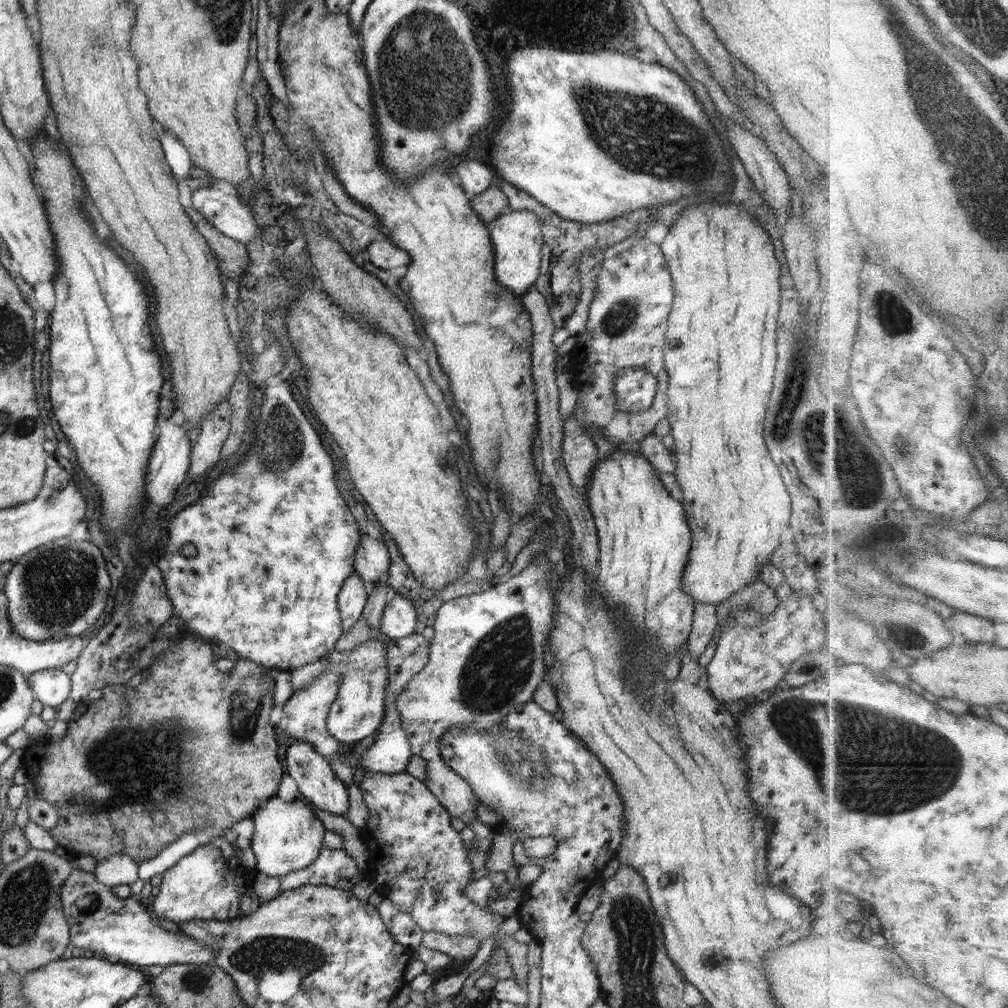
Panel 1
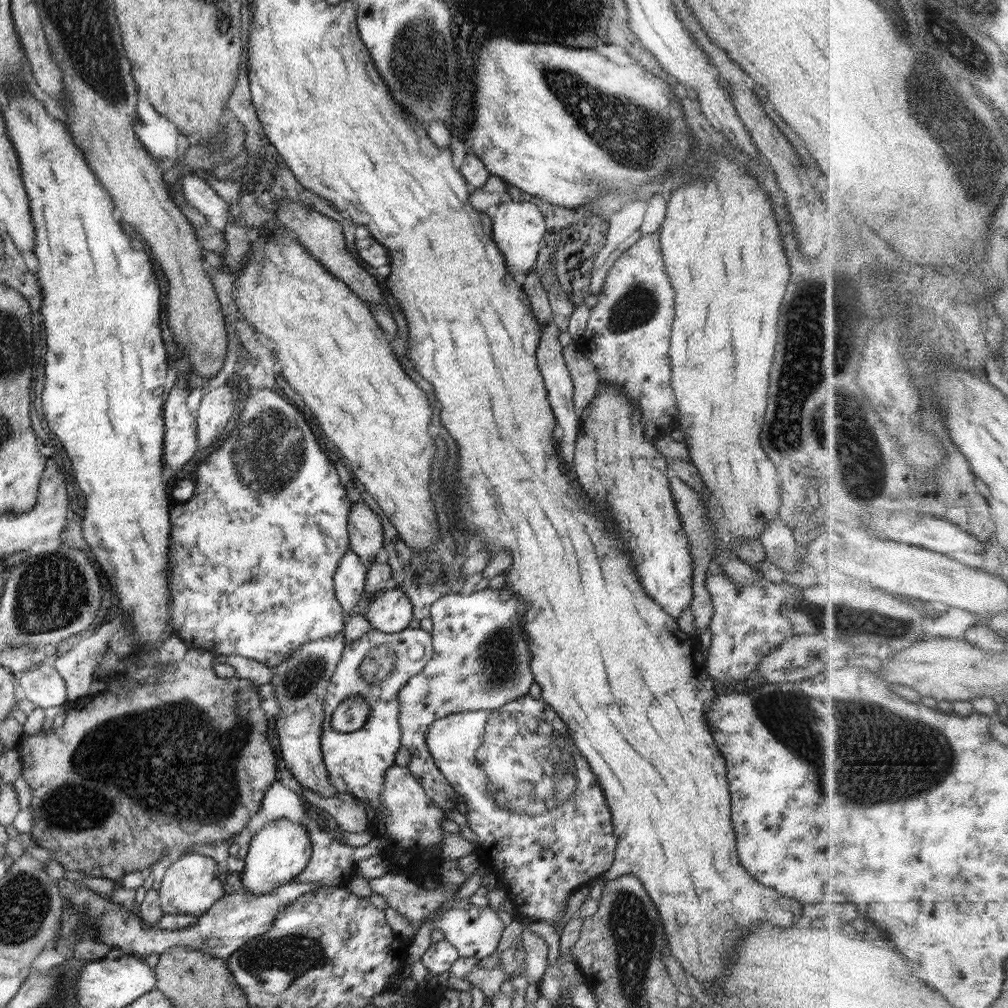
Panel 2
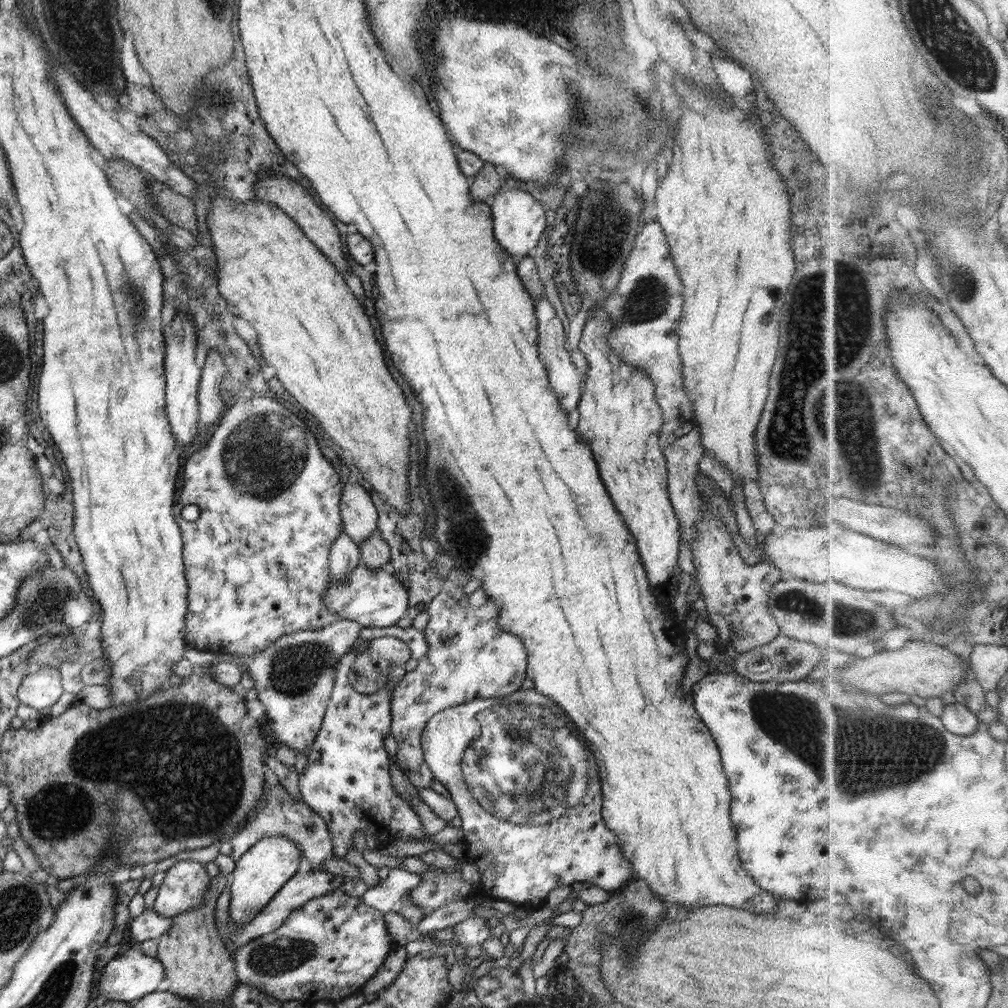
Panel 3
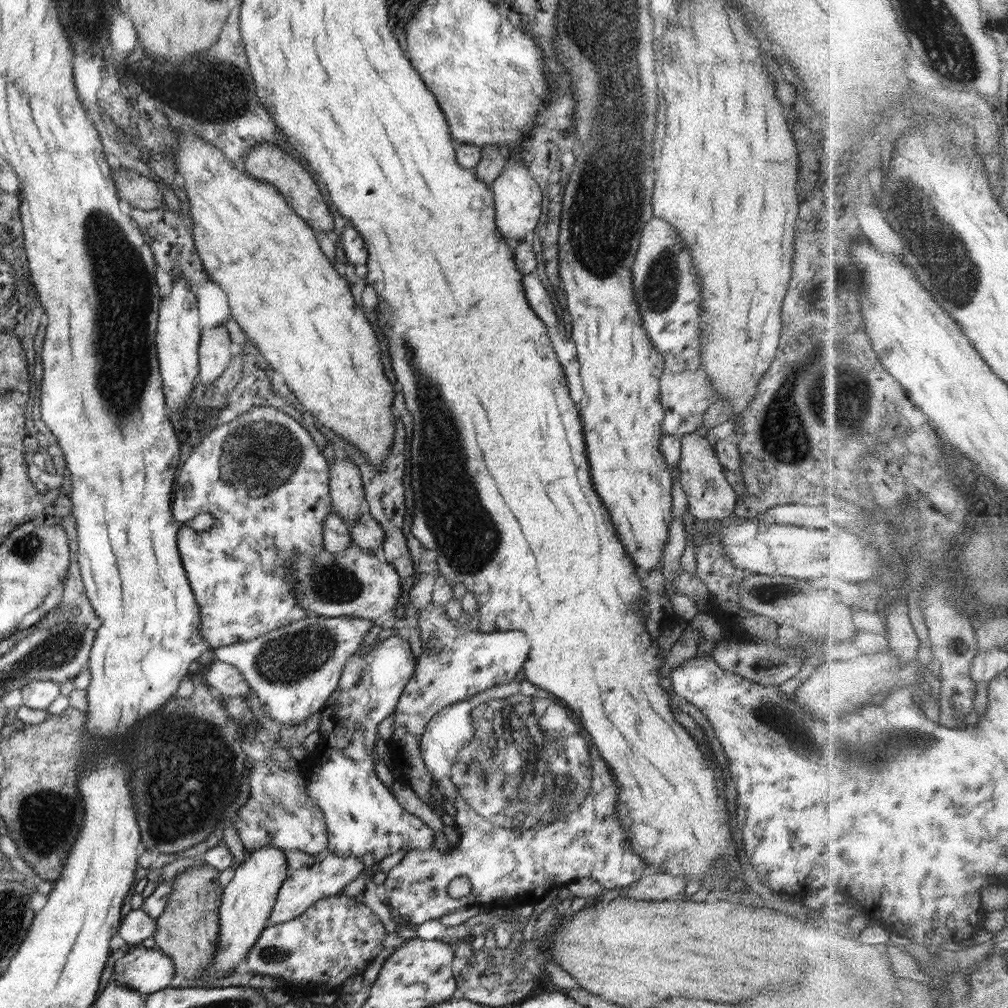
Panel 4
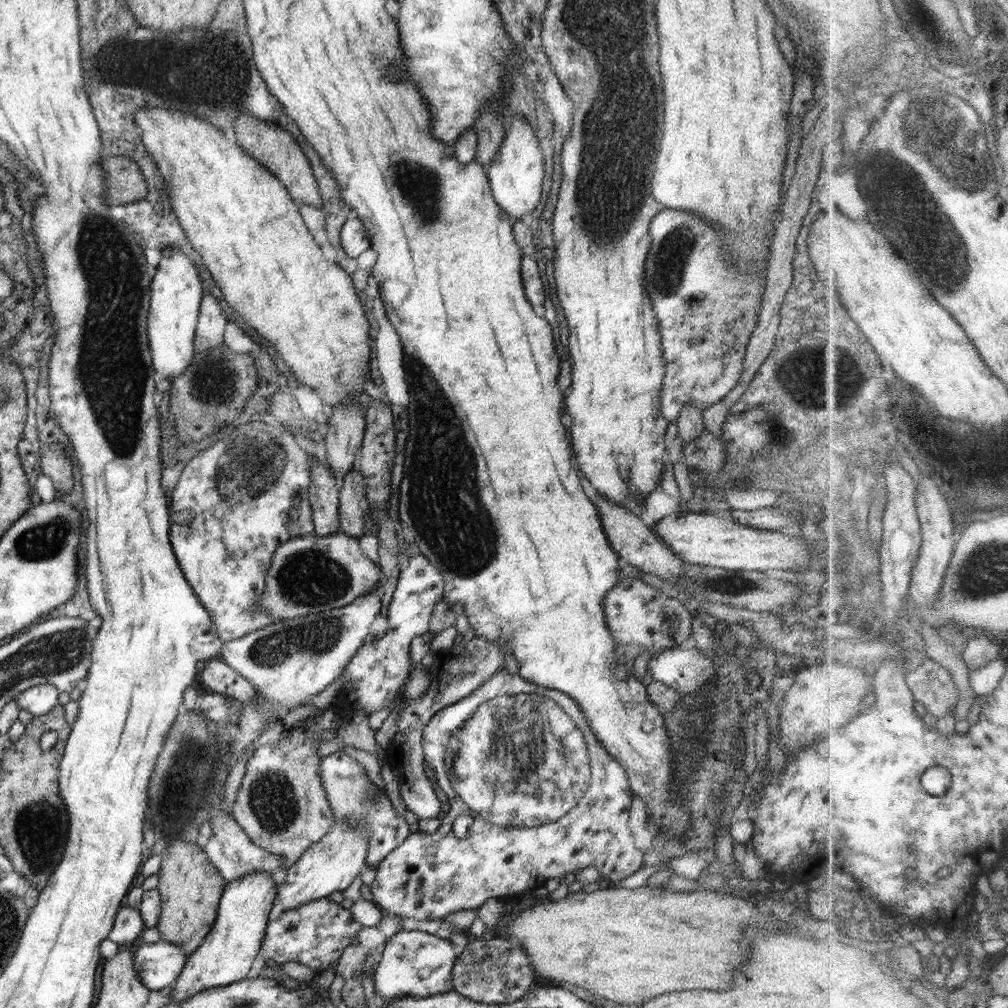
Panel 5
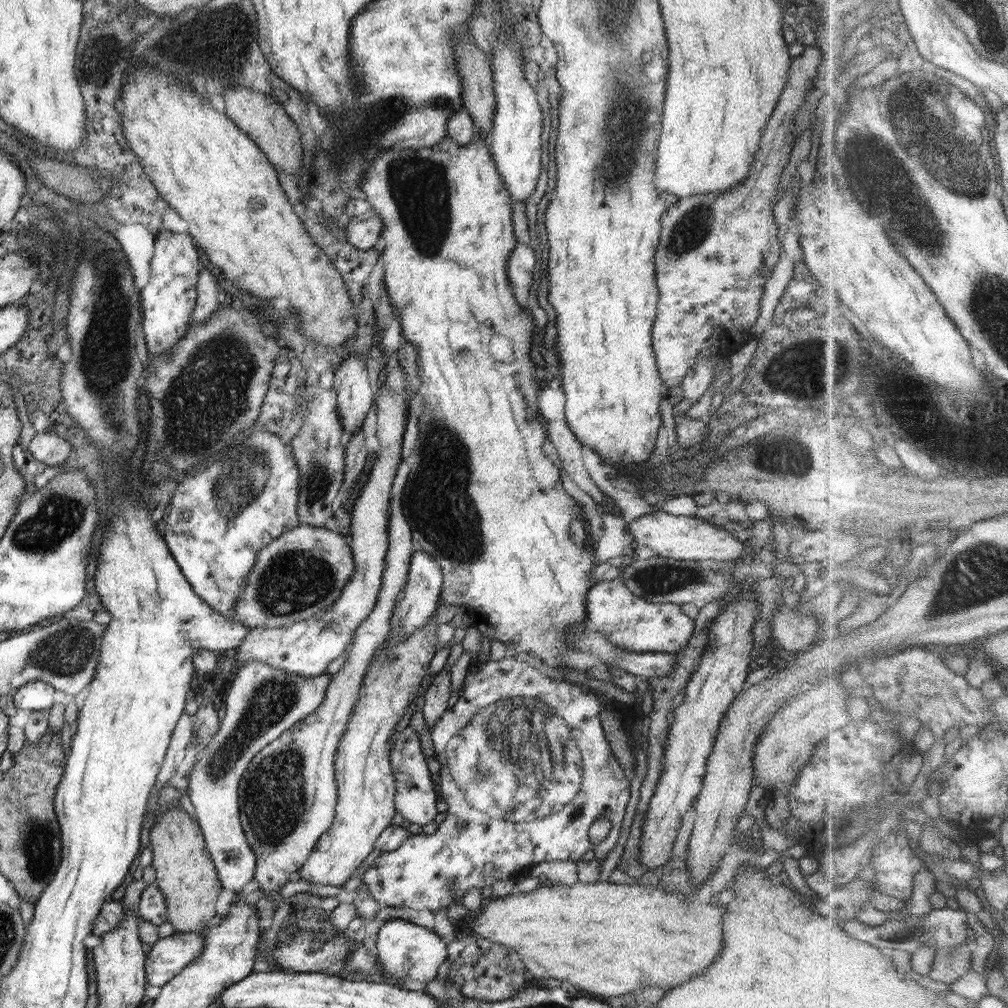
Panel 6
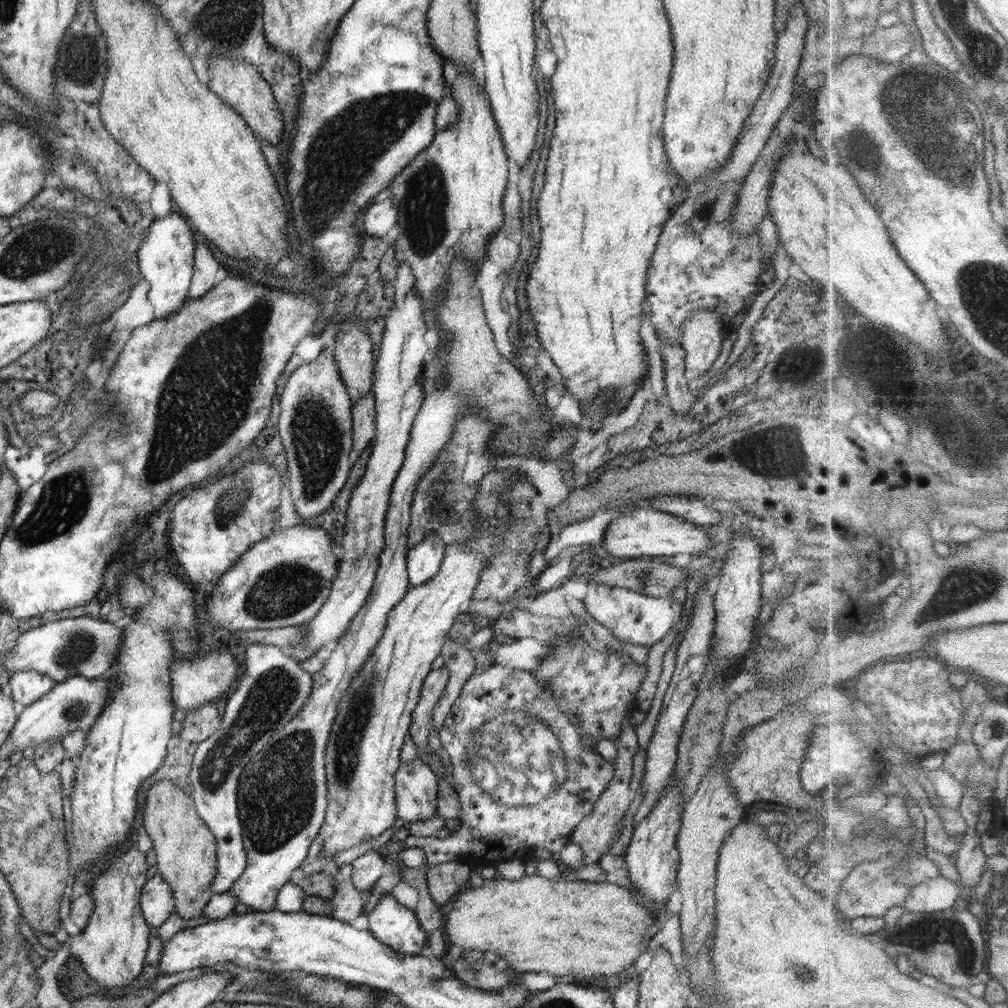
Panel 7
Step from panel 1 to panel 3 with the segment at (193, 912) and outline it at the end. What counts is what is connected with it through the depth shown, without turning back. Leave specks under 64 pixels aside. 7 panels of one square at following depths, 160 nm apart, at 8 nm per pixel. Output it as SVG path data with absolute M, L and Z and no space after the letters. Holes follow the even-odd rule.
M192 859L176 861L165 872L151 909L160 916L173 917L197 907L204 902L210 879L204 864Z

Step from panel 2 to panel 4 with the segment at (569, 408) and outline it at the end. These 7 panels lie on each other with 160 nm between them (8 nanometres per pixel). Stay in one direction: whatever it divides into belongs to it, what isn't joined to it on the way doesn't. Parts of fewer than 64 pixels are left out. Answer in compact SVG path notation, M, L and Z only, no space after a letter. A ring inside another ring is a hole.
M534 273L523 276L523 287L525 297L532 310L544 321L548 330L558 334L556 329L558 313L554 310L554 304L548 295L548 290L542 286L542 282L537 276L534 276Z

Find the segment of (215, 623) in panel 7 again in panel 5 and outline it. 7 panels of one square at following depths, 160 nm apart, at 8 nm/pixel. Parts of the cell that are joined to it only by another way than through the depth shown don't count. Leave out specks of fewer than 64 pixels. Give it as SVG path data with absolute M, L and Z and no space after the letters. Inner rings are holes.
M341 530L325 537L318 536L316 533L302 535L300 538L283 542L274 551L257 608L265 610L275 623L276 619L284 621L308 614L326 614L327 610L346 606L360 595L377 589L380 571L381 568L360 549L358 539Z

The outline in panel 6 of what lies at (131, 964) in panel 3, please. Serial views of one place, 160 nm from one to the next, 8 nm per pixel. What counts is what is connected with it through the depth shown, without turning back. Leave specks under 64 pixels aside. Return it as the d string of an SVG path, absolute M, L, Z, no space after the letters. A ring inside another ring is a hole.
M176 933L159 938L146 954L145 974L150 986L164 987L203 951L203 933Z

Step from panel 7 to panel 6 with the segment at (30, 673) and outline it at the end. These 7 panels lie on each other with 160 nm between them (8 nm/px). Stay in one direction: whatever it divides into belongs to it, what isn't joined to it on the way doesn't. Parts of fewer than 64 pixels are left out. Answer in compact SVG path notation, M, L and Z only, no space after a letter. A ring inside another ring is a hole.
M28 682L26 686L20 686L12 696L17 708L42 710L47 713L54 704L56 690L46 682Z

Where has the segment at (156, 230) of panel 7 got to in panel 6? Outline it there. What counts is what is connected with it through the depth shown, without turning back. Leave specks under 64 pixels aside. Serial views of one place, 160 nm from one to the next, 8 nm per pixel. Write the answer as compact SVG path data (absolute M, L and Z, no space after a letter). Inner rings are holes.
M160 229L155 236L154 252L150 259L150 279L140 292L144 310L142 332L150 357L169 349L186 334L192 323L192 311L196 304L196 284L202 264L191 234Z

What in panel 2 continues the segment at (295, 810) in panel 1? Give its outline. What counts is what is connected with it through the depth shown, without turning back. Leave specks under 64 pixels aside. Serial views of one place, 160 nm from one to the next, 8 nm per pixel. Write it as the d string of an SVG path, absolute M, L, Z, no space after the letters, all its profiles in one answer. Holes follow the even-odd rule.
M285 818L267 822L252 837L246 858L243 858L244 866L240 873L242 884L245 886L244 892L256 896L272 893L272 890L292 881L297 874L300 874L310 859L311 842L304 824Z

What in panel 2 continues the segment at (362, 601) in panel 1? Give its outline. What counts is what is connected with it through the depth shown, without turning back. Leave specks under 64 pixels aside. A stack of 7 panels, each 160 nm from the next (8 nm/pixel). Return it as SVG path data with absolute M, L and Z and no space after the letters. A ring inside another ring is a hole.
M348 549L334 571L335 595L347 617L354 615L356 606L365 599L367 568L361 558Z

